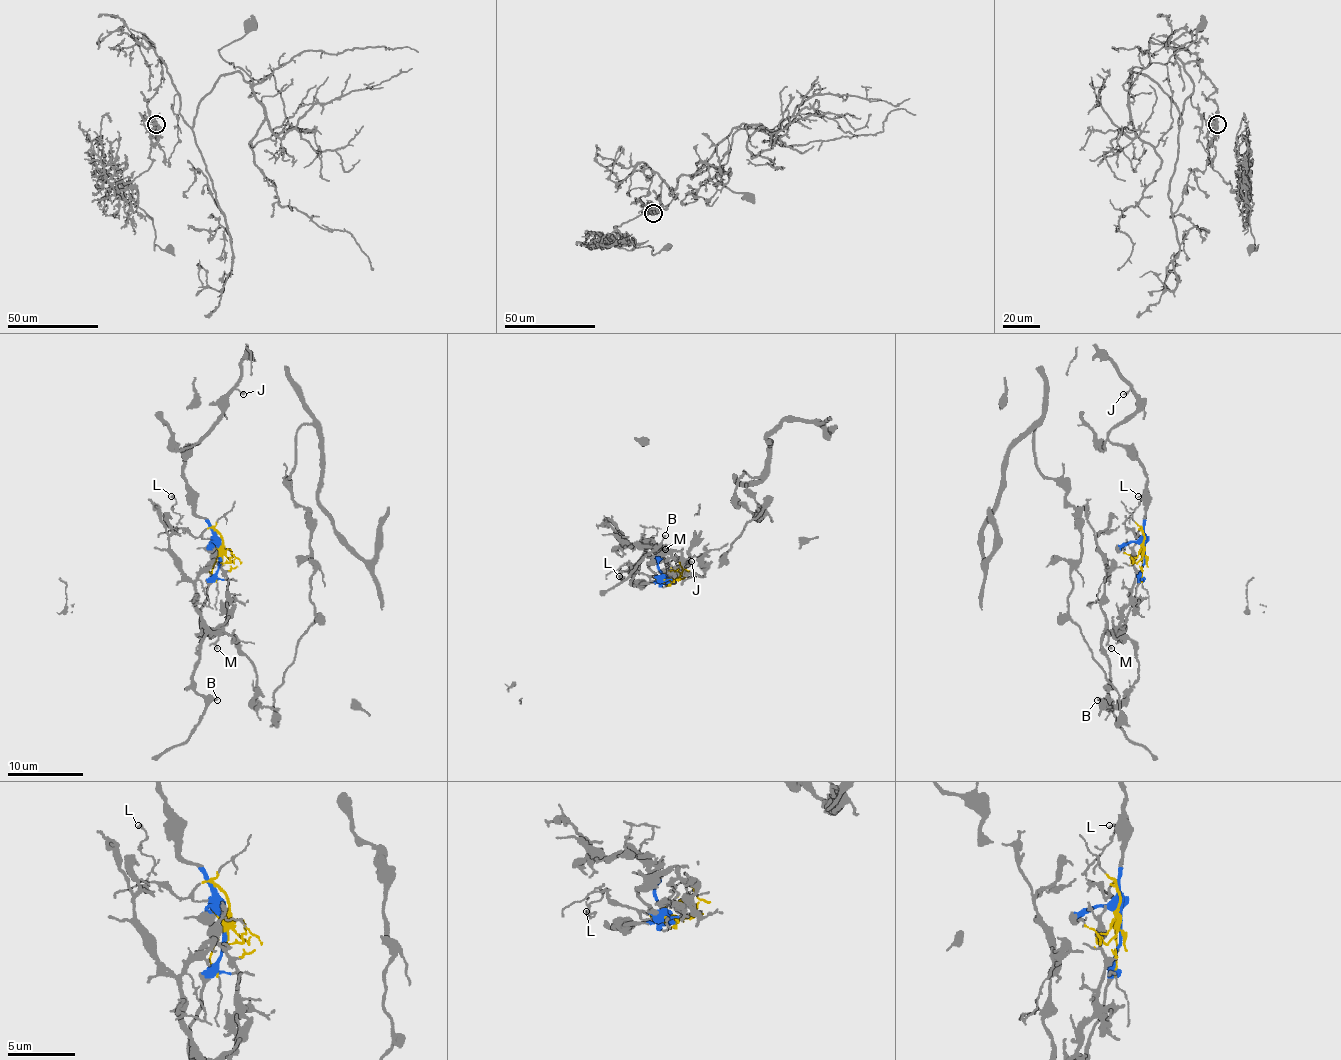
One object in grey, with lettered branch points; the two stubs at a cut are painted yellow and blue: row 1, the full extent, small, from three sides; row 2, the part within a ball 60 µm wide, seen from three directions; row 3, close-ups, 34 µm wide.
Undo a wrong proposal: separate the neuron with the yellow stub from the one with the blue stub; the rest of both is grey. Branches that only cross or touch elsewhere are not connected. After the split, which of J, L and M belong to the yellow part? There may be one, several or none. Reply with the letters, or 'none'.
L, M

